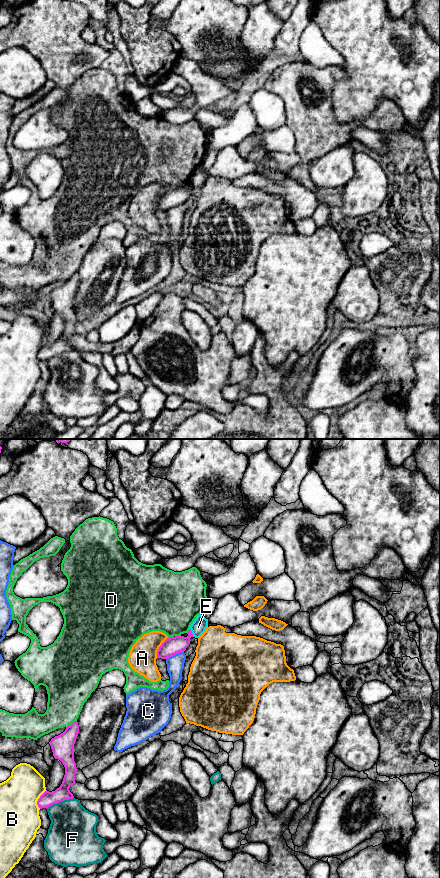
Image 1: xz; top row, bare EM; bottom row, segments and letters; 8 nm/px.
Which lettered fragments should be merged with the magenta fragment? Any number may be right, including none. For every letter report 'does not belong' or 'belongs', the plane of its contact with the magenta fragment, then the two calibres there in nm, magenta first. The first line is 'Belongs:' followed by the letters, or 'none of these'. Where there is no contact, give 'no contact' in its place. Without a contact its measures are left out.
Belongs: none of these
A: does not belong; contact in xz; calibres 140 and 220 nm
B: does not belong; contact in xz; calibres 120 and 320 nm
C: does not belong; contact in xz; calibres 140 and 140 nm
D: does not belong; contact in xz; calibres 180 and 320 nm
E: does not belong; contact in xz; calibres 140 and 120 nm
F: does not belong; contact in xz; calibres 120 and 360 nm

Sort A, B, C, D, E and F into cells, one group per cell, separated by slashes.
A / B / C / D / E / F

